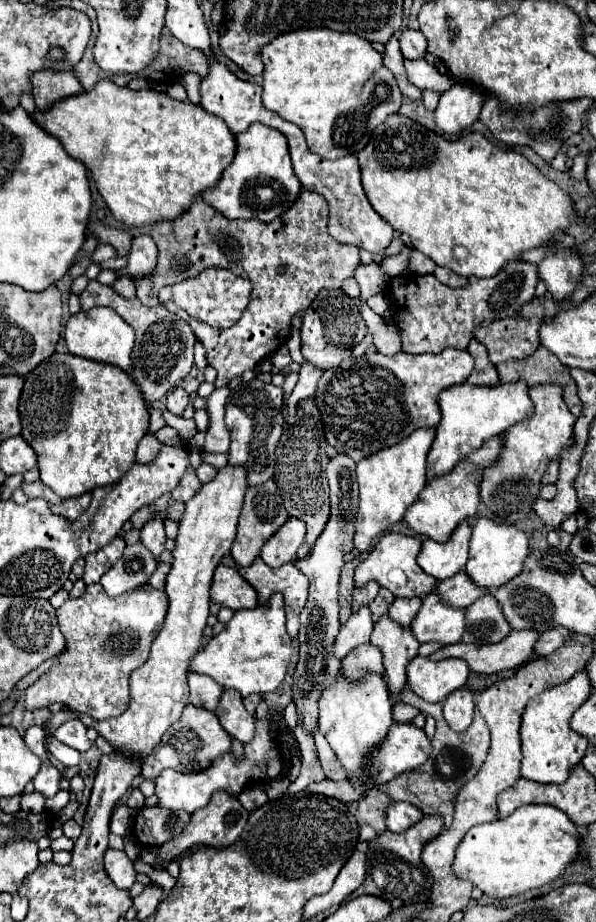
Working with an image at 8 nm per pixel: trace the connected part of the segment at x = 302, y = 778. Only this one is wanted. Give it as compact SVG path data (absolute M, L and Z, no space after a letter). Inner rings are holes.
M297 723L294 736L301 751L301 768L297 779L291 783L288 792L298 793L305 791L311 782L320 782L326 779L321 767L314 740L308 735L301 723Z

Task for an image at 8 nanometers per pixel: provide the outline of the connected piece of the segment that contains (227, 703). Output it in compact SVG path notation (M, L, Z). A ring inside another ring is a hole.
M231 689L223 691L221 703L219 703L215 715L219 717L223 729L231 737L239 739L243 745L247 741L253 741L253 737L255 737L255 715L247 713L247 709L241 701L241 695L237 691L231 691Z

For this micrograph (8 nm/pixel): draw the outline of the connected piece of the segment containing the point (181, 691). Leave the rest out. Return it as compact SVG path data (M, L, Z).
M227 465L219 469L217 477L211 483L203 485L199 493L185 505L185 515L179 523L179 535L175 539L177 545L173 549L175 561L167 575L165 587L165 593L169 597L169 613L151 645L149 659L129 677L129 707L115 719L95 721L87 715L81 717L87 727L95 727L99 735L109 741L113 751L119 751L129 759L143 761L149 757L149 753L153 753L153 749L161 743L163 733L181 717L181 711L189 703L187 671L193 657L201 651L203 629L207 627L209 617L209 589L213 583L213 573L221 559L229 555L235 541L235 529L245 489L245 469L233 469Z

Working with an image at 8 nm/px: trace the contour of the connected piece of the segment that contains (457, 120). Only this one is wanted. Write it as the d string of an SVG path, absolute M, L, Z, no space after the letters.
M455 83L445 91L435 109L435 123L445 133L459 133L479 119L483 95L475 87Z

